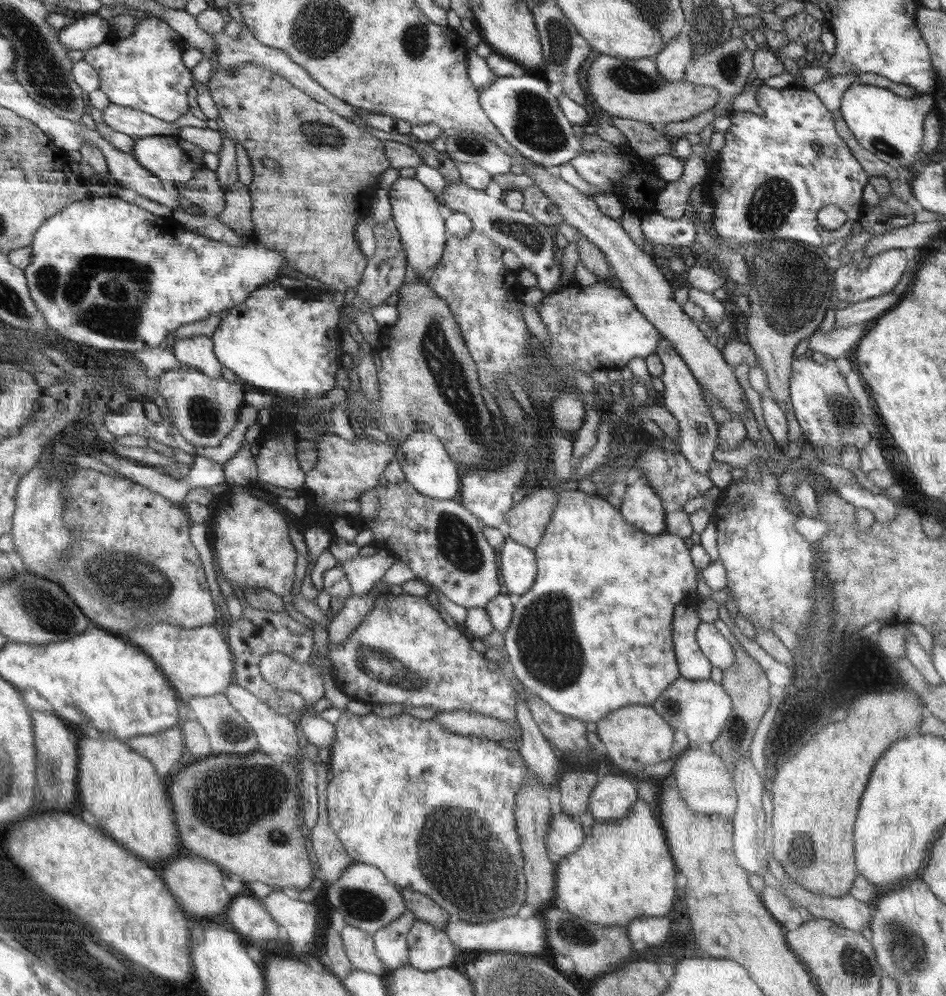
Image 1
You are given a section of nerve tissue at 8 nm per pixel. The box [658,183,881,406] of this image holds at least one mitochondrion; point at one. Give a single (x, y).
(787, 283)

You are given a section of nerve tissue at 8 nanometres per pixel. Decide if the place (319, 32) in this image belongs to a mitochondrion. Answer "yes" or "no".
yes

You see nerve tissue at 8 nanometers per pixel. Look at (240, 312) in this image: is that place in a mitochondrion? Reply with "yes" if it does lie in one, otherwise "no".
no

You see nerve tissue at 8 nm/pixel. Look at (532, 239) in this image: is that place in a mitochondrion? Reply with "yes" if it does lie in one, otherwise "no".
yes

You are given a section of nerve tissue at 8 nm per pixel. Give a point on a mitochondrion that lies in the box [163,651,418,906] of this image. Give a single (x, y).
(241, 794)

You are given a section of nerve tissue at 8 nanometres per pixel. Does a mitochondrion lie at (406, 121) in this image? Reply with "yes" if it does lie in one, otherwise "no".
no

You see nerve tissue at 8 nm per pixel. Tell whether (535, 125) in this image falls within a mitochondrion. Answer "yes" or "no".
yes

